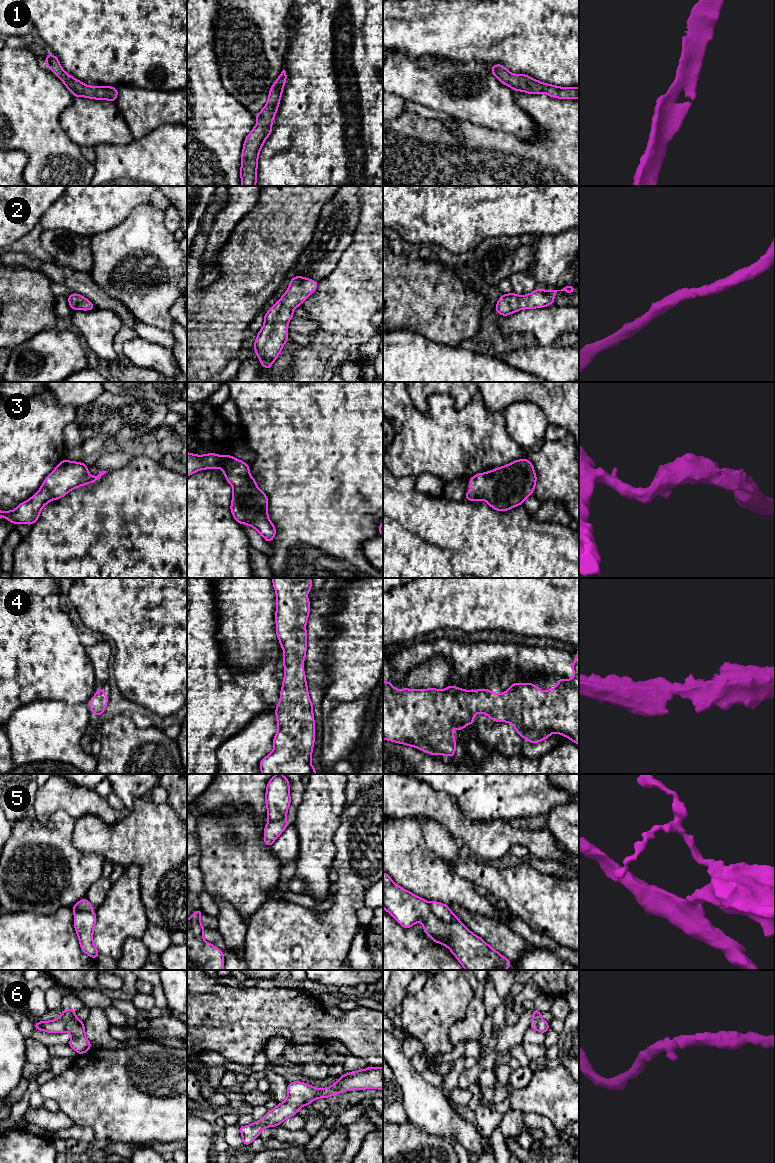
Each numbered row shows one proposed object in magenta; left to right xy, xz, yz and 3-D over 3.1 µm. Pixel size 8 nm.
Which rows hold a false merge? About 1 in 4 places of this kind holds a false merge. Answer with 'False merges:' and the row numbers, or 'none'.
False merges: 5

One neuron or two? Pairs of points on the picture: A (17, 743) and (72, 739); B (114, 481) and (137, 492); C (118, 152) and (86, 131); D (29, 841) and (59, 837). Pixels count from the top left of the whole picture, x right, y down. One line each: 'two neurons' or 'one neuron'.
A: one neuron
B: one neuron
C: two neurons
D: one neuron

